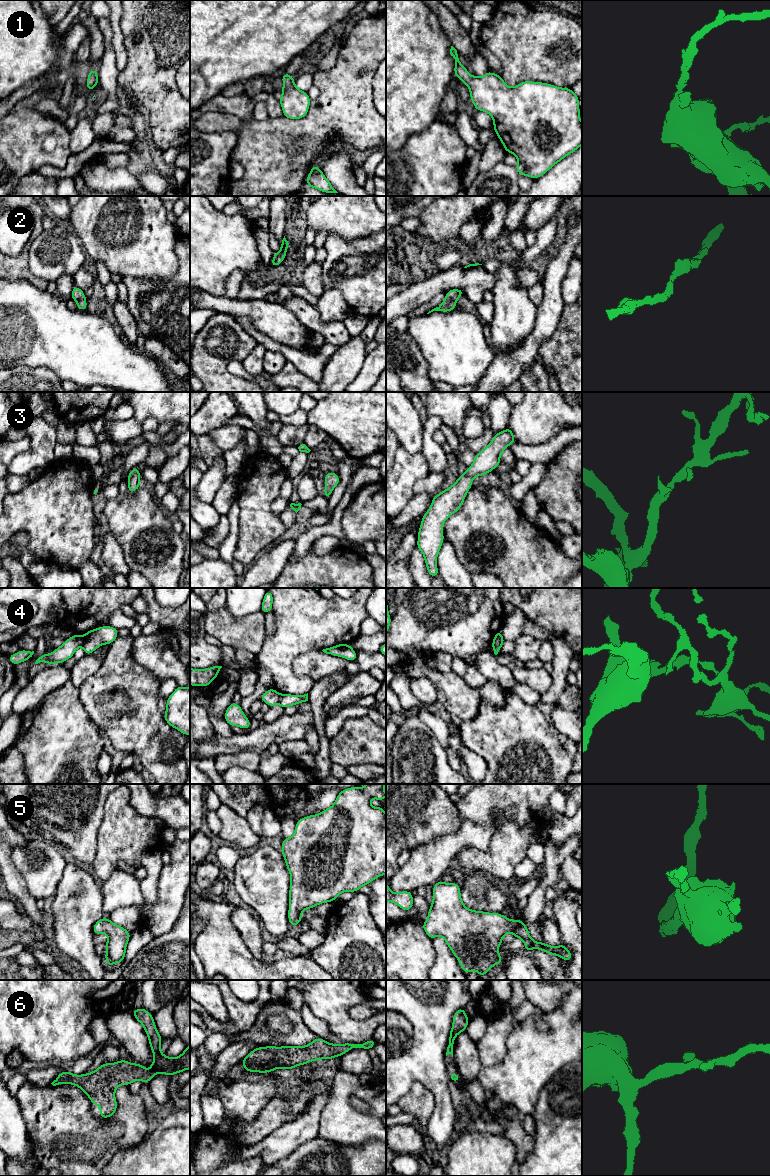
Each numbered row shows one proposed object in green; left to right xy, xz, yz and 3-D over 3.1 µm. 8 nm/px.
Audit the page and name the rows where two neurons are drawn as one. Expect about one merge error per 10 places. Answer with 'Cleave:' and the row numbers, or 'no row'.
Cleave: 4

